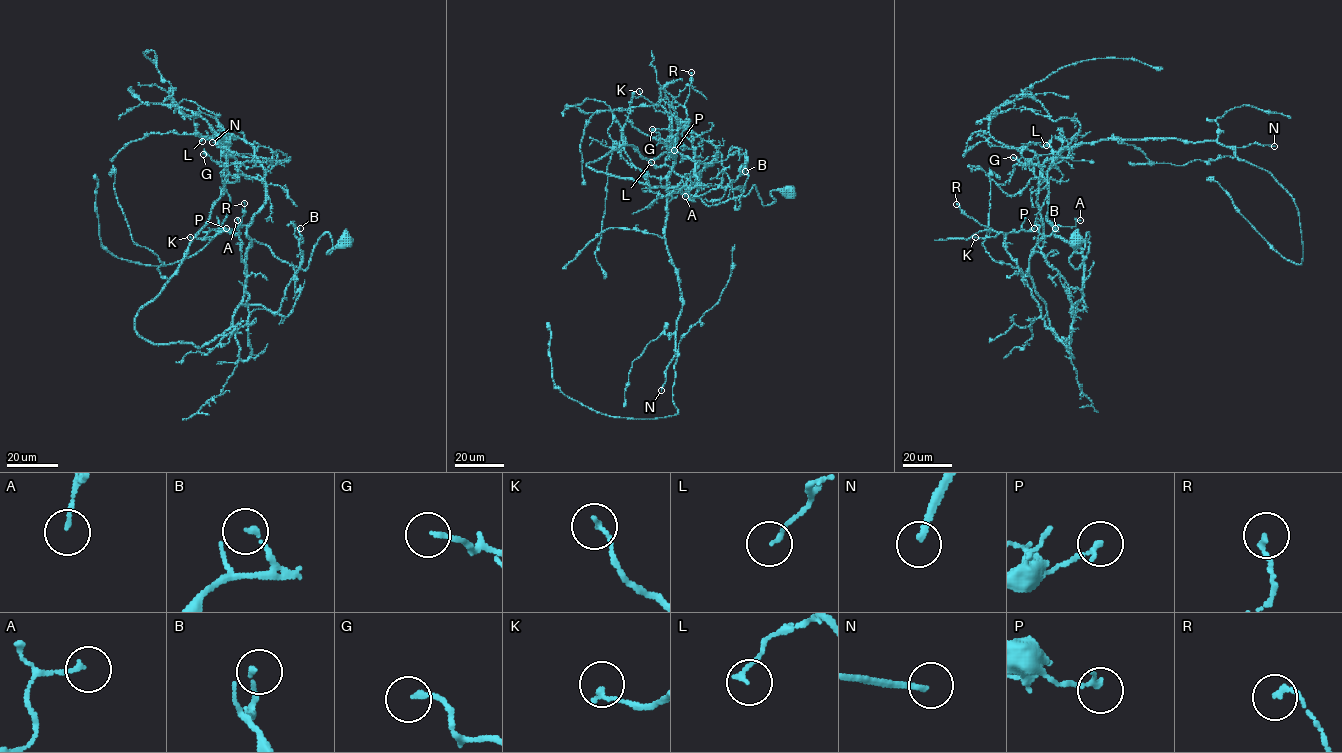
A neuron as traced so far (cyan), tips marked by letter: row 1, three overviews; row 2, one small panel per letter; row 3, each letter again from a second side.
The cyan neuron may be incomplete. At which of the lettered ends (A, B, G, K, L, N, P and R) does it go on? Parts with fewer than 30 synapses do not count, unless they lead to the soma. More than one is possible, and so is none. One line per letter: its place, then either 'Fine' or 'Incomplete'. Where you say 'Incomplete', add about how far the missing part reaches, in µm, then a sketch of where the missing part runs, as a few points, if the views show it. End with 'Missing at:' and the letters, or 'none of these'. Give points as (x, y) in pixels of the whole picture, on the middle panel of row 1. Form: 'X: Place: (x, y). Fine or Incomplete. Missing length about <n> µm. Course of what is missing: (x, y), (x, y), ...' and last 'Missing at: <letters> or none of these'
A: Place: (685, 196). Fine
B: Place: (745, 171). Fine
G: Place: (652, 129). Fine
K: Place: (639, 91). Fine
L: Place: (651, 162). Fine
N: Place: (661, 390). Incomplete. Missing length about 120 µm
P: Place: (674, 150). Fine
R: Place: (691, 72). Fine
Missing at: N

